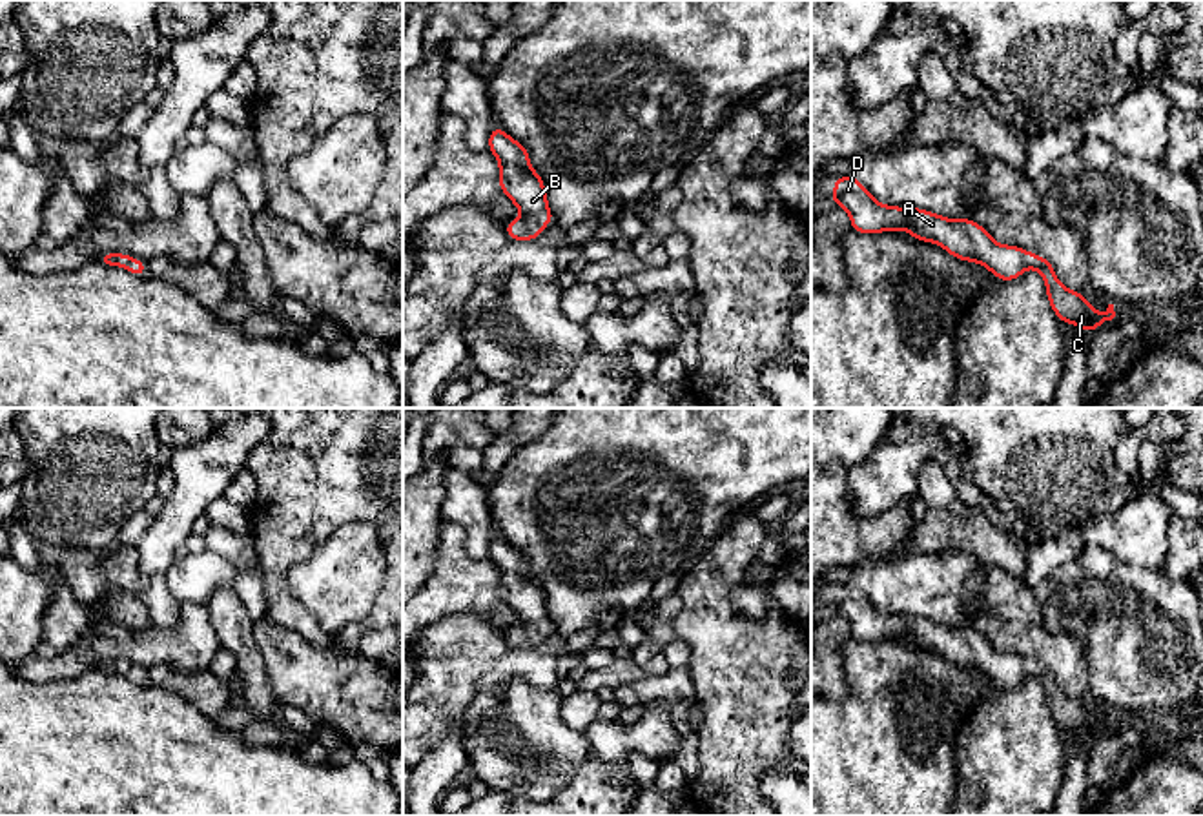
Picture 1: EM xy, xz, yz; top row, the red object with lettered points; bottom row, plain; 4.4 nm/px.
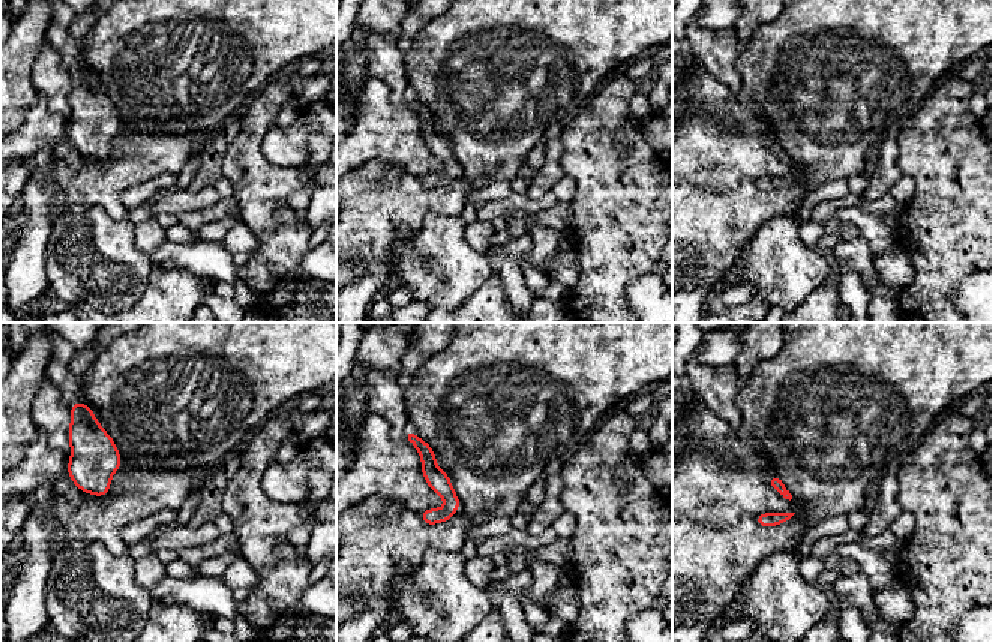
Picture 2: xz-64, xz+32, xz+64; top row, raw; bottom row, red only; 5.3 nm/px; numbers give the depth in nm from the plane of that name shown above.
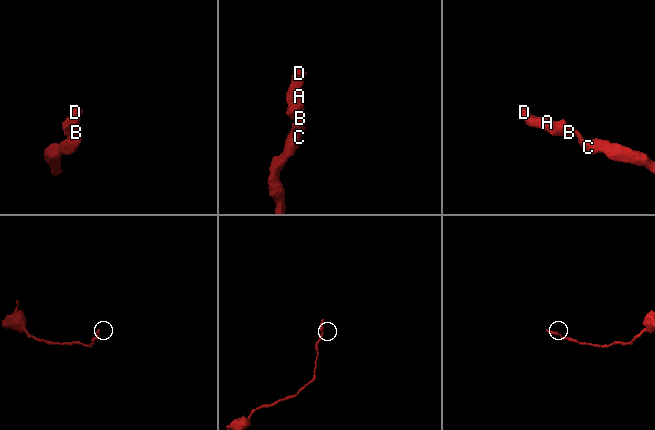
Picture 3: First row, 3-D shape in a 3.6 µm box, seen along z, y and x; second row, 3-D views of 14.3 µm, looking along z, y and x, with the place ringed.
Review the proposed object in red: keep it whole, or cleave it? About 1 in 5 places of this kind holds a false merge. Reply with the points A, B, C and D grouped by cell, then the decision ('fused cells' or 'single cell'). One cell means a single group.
A B C D; single cell

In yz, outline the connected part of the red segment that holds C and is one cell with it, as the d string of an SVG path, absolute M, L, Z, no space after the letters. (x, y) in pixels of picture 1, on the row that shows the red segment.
M851 173L837 178L831 202L849 213L851 228L859 233L906 230L913 239L939 244L961 260L986 266L1001 280L1013 280L1024 270L1035 268L1046 282L1048 301L1061 322L1072 322L1083 332L1094 332L1116 317L1114 304L1101 315L1079 291L1064 288L1044 257L997 244L972 219L951 220L919 208L879 204Z

